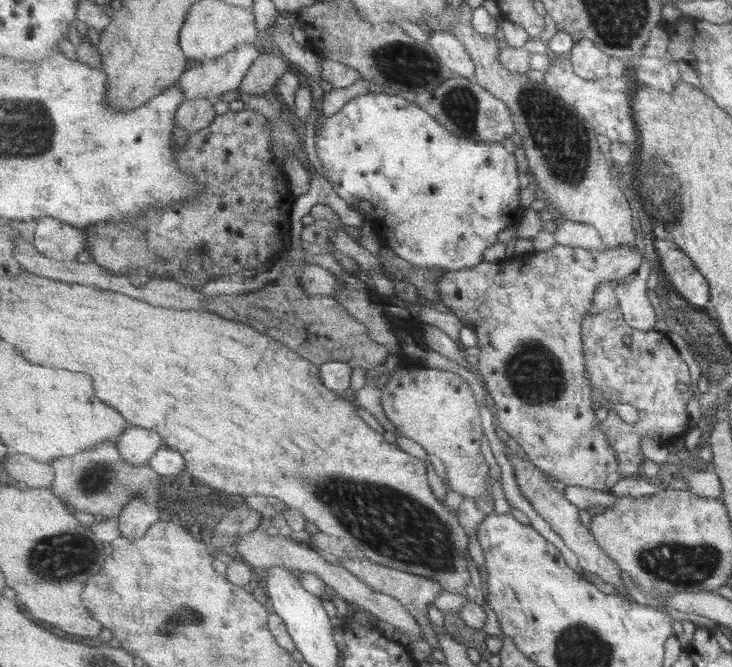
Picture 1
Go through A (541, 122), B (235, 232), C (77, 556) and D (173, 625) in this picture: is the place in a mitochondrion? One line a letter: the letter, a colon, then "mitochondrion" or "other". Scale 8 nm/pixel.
A: mitochondrion
B: other
C: mitochondrion
D: mitochondrion

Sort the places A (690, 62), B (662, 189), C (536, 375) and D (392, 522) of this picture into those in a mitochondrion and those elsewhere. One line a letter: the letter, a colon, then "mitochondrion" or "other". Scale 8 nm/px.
A: other
B: mitochondrion
C: mitochondrion
D: mitochondrion

